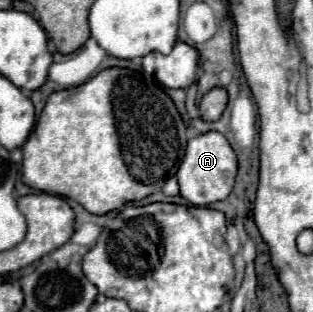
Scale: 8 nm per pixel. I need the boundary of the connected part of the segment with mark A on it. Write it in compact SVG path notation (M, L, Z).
M207 132L195 136L187 142L185 158L177 170L177 180L181 188L181 196L193 206L209 206L211 202L225 200L233 188L237 176L237 156L223 134Z

